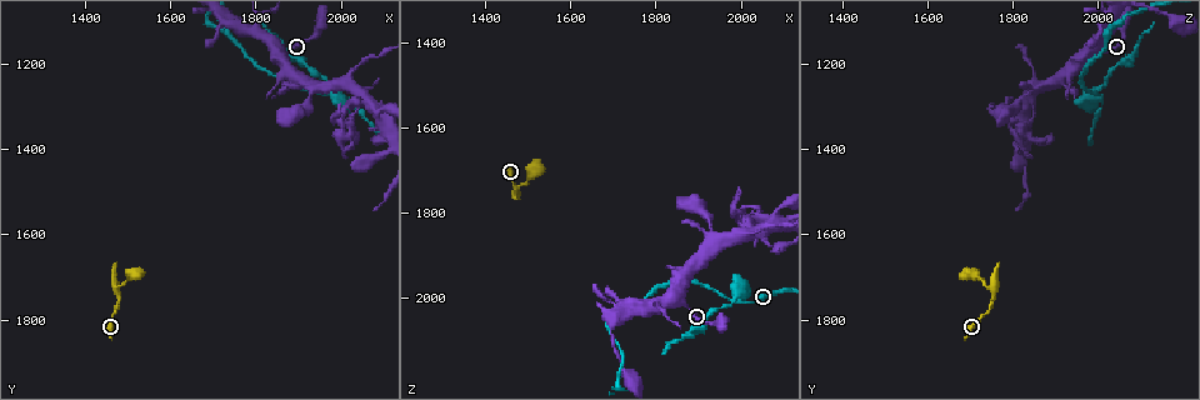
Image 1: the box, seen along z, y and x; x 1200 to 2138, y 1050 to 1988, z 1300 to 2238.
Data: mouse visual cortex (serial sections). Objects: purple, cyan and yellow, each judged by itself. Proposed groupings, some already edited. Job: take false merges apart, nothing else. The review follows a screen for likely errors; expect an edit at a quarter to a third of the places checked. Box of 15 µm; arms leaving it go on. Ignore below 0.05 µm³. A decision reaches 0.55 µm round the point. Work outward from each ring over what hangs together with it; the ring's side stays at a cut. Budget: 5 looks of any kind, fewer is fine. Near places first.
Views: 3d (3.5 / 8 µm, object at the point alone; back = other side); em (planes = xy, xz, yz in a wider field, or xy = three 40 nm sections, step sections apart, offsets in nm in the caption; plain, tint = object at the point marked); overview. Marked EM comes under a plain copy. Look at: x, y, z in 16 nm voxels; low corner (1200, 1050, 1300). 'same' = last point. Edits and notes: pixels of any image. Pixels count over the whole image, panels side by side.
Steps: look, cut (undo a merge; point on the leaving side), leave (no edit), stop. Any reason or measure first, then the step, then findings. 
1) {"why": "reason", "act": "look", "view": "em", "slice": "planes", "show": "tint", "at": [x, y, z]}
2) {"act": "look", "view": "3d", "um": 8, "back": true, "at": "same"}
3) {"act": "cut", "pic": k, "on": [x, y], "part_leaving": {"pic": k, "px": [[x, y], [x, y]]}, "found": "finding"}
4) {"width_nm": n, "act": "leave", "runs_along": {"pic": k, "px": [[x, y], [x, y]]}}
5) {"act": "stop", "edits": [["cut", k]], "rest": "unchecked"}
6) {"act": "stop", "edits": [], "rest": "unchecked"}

{"why": "narrows sharply", "act": "look", "view": "em", "slice": "planes", "show": "tint", "at": [2025, 1320, 1850]}

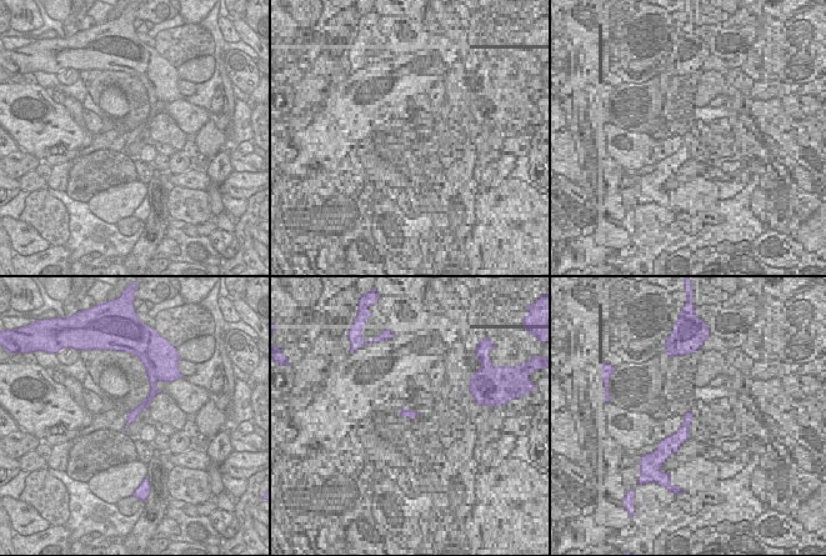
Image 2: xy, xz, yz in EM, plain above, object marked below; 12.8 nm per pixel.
{"why": "wider look", "act": "look", "view": "3d", "um": 3.5, "back": true, "at": "same"}

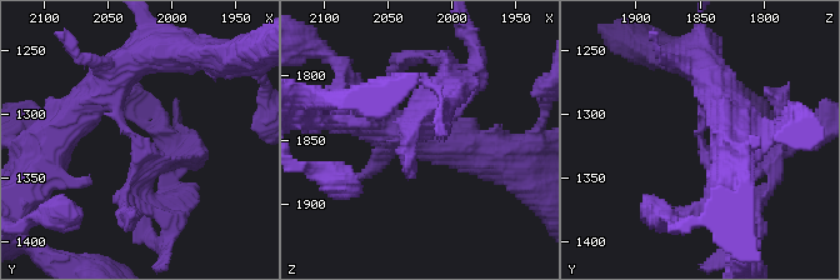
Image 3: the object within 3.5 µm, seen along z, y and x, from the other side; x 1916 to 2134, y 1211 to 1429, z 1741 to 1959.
{"width_nm": 130, "act": "cut", "pic": 3, "on": [134, 168], "part_leaving": {"pic": 3, "px": [[123, 126], [138, 141], [141, 195], [164, 199]]}, "found": "a second cell is stuck on"}

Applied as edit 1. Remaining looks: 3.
{"why": "redraw", "act": "look", "view": "overview"}

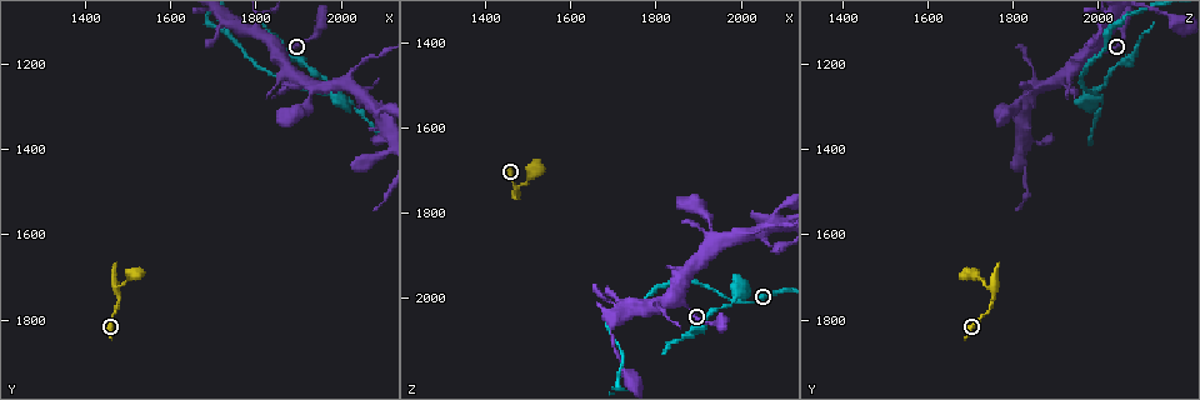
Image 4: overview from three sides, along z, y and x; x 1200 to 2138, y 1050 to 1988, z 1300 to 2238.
{"act": "look", "view": "3d", "um": 3.5, "at": [2000, 1280, 1985]}

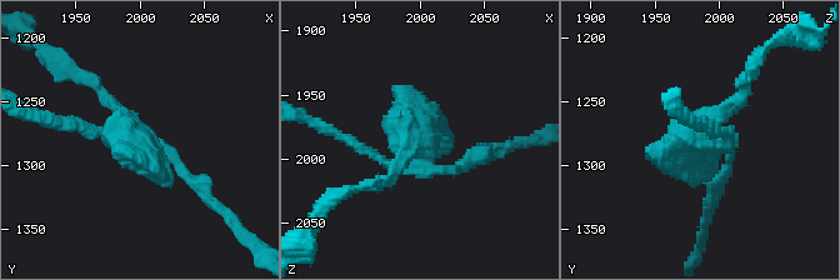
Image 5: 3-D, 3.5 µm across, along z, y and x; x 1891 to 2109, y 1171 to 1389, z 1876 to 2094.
{"act": "cut", "pic": 5, "on": [680, 143], "part_leaving": {"pic": 5, "px": [[143, 146], [120, 108], [78, 78]]}, "found": "a second cell is stuck on"}

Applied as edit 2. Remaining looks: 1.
{"act": "stop", "edits": [["cut", 3], ["cut", 5]], "rest": "unchecked"}

